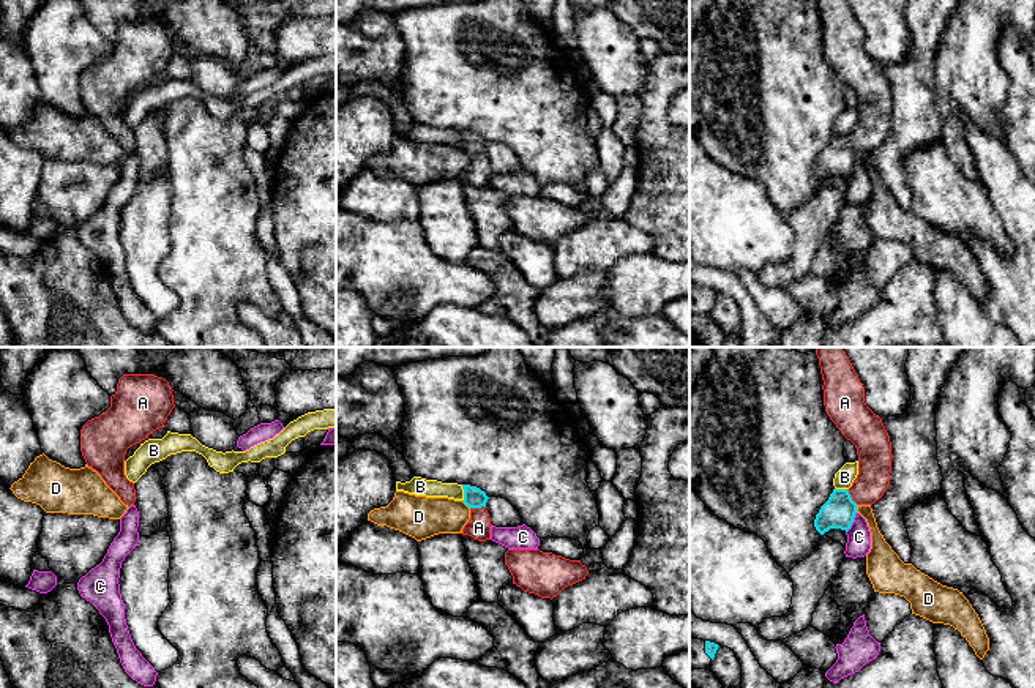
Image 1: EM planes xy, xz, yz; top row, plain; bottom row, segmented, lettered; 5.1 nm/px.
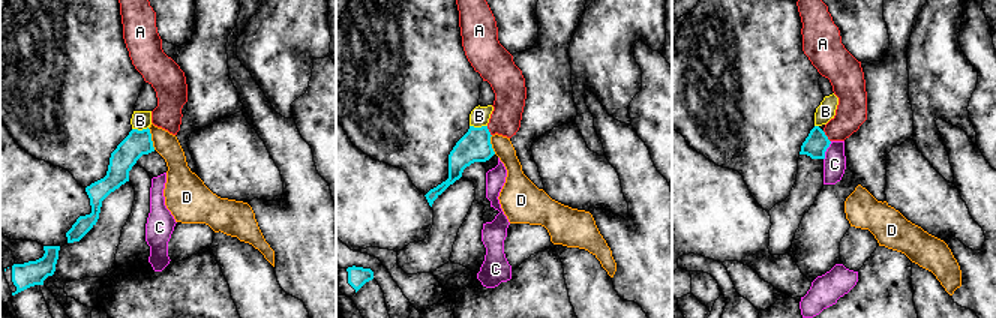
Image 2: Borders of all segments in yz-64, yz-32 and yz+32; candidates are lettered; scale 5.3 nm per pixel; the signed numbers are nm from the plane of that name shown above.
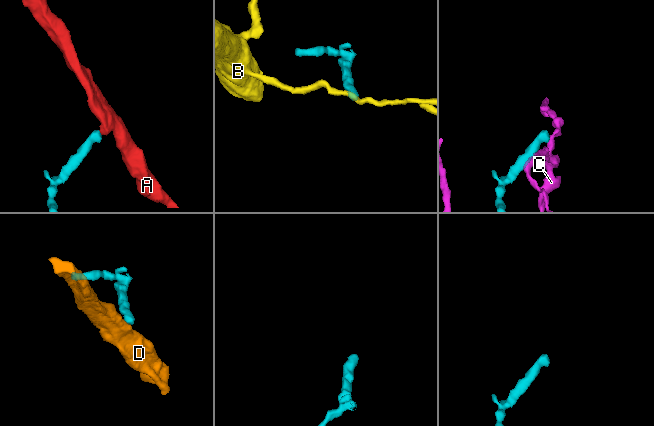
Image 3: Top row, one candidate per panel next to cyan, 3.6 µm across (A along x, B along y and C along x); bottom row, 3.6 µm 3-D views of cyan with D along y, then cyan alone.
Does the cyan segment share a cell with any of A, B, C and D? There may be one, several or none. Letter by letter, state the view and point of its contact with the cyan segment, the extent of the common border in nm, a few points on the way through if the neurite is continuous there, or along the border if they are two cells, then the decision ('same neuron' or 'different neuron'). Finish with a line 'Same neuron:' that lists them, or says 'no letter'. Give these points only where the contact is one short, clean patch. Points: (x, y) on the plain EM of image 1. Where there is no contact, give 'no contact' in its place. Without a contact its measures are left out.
A: meets cyan in xz at (477, 153); contact 80 nm long; runs through xz (474, 144), (477, 153), (478, 174); same neuron
B: meets cyan in xz at (464, 139); contact 90 nm long; border along xz (461, 131), (463, 147); different neuron
C: meets cyan in yz at (852, 168); contact 120 nm long; border along yz (855, 158), (854, 168), (846, 179); different neuron
D: meets cyan in xz at (466, 150); contact 60 nm long; border along xz (461, 147), (469, 155); different neuron
Same neuron: A

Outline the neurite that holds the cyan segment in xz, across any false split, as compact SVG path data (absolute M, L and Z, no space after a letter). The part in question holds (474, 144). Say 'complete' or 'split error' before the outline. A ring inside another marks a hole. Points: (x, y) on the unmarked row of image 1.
split error | M462 131L464 150L470 155L470 166L462 175L462 181L469 181L473 186L491 186L491 164L486 156L488 142L476 133Z

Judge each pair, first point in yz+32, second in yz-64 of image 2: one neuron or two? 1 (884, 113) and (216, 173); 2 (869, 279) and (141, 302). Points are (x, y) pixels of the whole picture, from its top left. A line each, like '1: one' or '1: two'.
1: two
2: one

